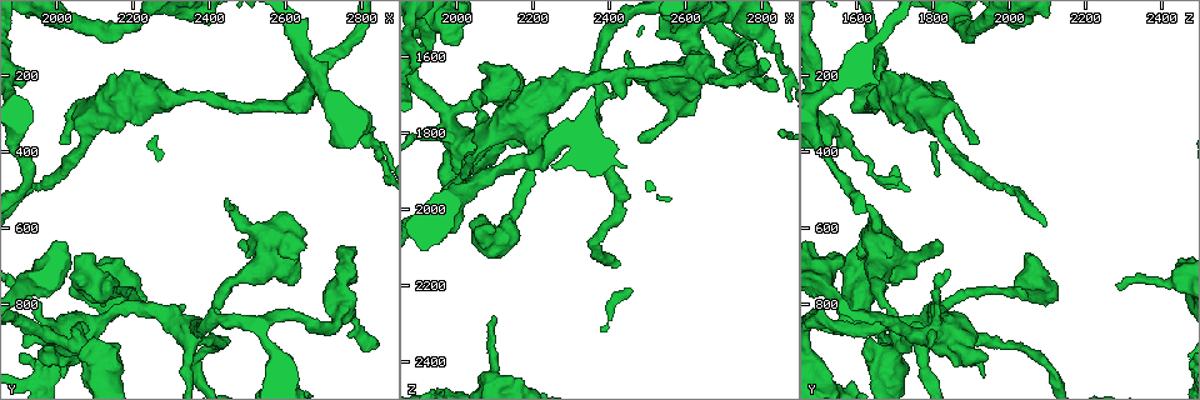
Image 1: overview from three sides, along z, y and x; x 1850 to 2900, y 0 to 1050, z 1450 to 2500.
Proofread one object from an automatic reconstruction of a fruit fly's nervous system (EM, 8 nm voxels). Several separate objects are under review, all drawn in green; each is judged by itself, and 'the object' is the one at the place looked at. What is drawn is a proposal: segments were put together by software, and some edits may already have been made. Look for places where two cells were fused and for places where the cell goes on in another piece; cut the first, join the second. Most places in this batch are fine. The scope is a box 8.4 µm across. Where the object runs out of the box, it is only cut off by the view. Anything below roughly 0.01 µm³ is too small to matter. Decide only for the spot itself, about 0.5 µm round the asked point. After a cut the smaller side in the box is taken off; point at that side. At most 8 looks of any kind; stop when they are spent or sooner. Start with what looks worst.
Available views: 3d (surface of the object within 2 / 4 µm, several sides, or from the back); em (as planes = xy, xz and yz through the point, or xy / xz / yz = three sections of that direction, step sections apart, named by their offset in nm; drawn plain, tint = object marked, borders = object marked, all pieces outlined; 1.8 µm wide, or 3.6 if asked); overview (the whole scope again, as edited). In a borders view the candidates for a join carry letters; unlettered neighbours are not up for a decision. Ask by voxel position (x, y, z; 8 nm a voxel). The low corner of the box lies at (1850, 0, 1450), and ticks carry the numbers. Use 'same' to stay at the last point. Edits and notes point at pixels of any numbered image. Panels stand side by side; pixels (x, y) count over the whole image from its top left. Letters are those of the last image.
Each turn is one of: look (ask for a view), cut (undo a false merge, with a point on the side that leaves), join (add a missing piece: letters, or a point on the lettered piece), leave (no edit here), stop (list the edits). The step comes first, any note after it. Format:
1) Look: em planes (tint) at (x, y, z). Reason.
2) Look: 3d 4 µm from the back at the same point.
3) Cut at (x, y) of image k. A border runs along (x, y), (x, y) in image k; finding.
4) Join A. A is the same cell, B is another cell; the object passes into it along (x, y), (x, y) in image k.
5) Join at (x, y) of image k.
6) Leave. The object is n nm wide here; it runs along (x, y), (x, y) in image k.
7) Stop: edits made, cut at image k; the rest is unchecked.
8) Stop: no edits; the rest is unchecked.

Look: em 3.6 µm xz step 4 (borders) at (1980, 890, 1785). Calibre changes.

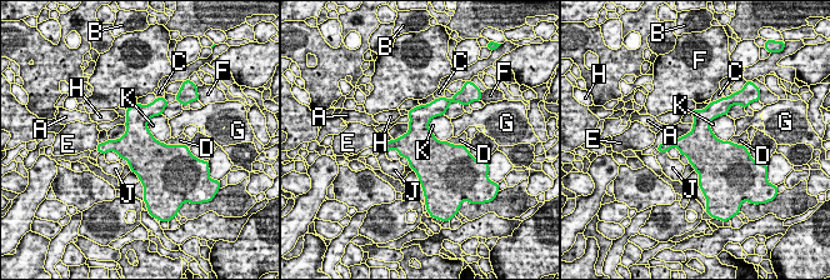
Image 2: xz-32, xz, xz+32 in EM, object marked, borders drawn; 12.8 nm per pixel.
Look: em 3.6 µm planes (borders) at the same point. Cut it another way.

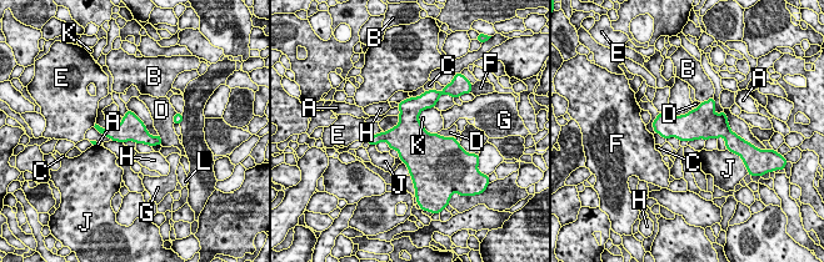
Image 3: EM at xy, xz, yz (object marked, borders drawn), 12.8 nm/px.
Leave. A, B, C, D, E, F, G, H, J, K and L are other cells; a border runs along (423, 109), (420, 124), (437, 134) in image 3; all the same cell.

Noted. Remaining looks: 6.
Look: 3d 4 µm at (2095, 755, 2280). Thin end.

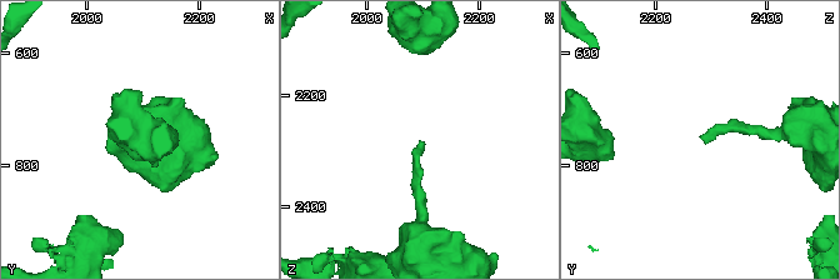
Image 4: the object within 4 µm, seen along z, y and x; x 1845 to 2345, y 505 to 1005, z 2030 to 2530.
Look: em planes (tint) at (2095, 750, 2280).

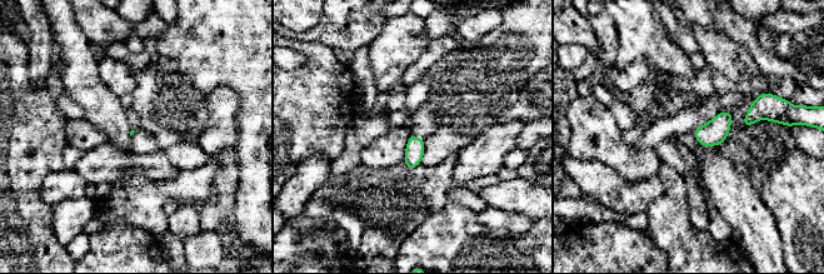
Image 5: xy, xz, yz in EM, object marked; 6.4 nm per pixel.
Look: em planes (borders) at the same point. See the neighbours.

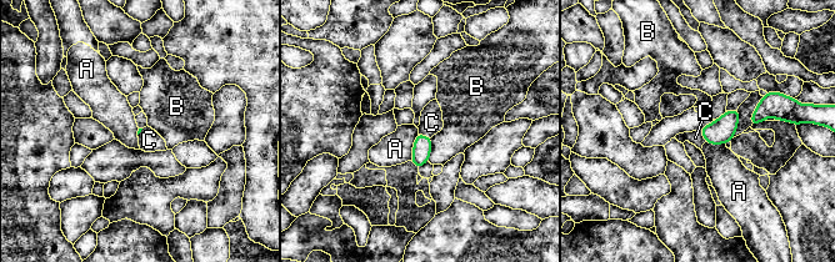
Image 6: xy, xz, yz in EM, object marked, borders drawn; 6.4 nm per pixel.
Join C. C is the same cell, A and B are other cells; it goes on there.

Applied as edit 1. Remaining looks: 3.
Look: overview.

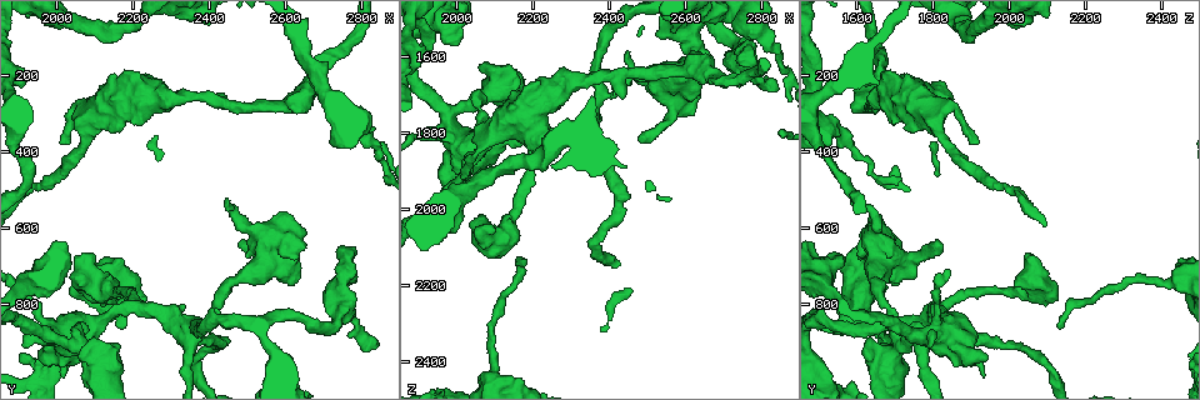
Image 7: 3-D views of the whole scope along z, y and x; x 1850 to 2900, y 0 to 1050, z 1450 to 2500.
Look: em planes (borders) at (2810, 920, 1655). Free end.

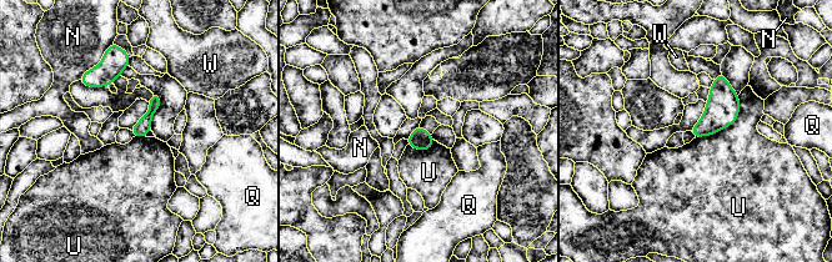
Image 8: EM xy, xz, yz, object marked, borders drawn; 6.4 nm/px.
Leave. N, Q, U and W are other cells; it runs along (155, 97), (151, 112), (136, 134) in image 8; none of them fits.

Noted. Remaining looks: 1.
Look: em 3.6 µm planes (borders) at (2610, 670, 1610). Stops while still wide.

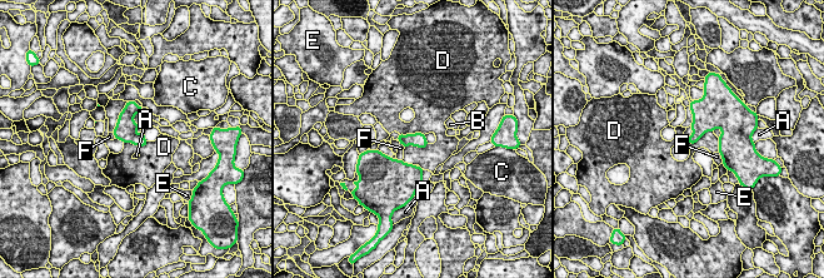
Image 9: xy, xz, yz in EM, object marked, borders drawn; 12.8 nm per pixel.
Leave. A, B, C, D, E and F are other cells; a border runs along (712, 130), (693, 143), (687, 140) in image 9; none of them fits.

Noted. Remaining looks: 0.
Stop: edits made, join at image 6; the rest is unchecked.

